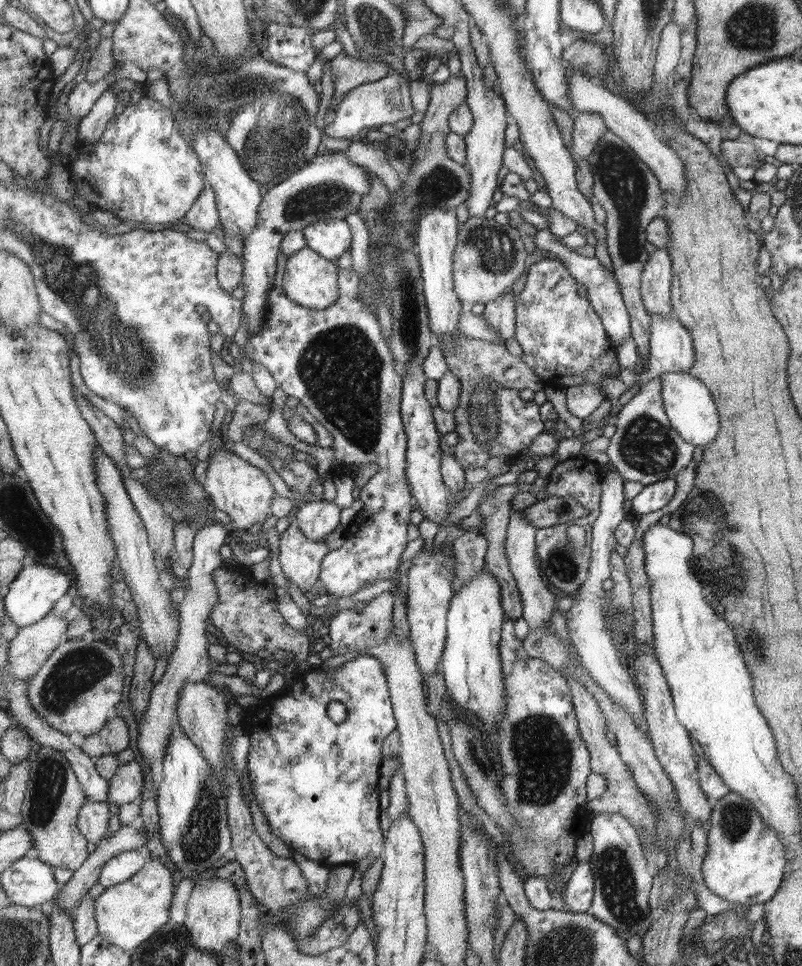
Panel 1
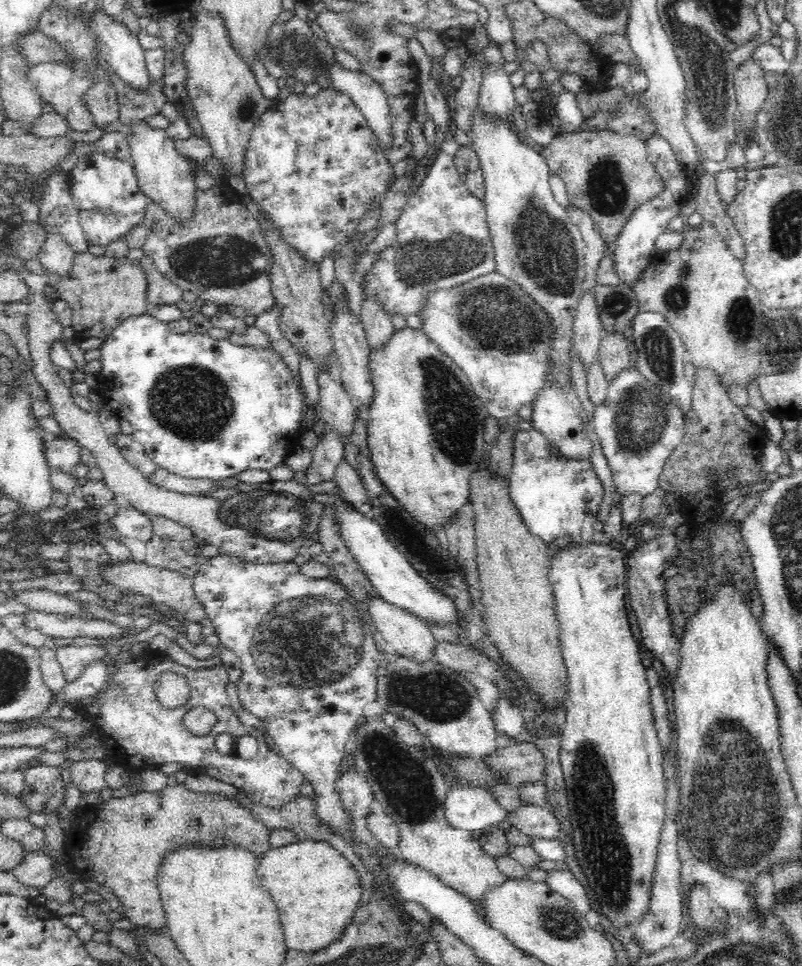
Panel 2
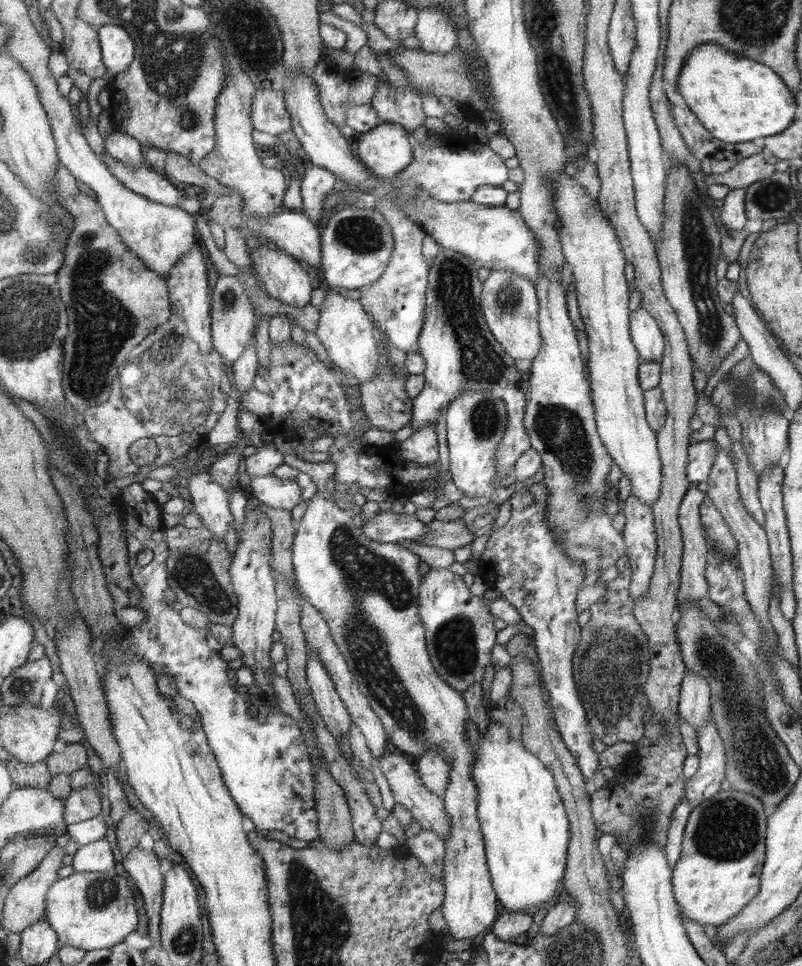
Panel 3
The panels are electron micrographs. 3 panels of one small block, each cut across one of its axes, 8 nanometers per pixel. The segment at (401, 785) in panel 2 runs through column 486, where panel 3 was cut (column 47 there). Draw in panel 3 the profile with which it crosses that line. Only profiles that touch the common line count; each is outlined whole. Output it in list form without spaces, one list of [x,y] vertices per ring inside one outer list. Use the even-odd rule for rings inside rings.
[[[57,845],[50,849],[48,855],[42,862],[31,872],[20,879],[10,893],[10,896],[5,902],[5,919],[3,920],[3,927],[7,933],[23,932],[32,925],[37,924],[41,919],[45,919],[48,906],[46,905],[46,896],[51,890],[52,886],[58,880],[58,868],[62,866],[62,856],[64,850]]]

